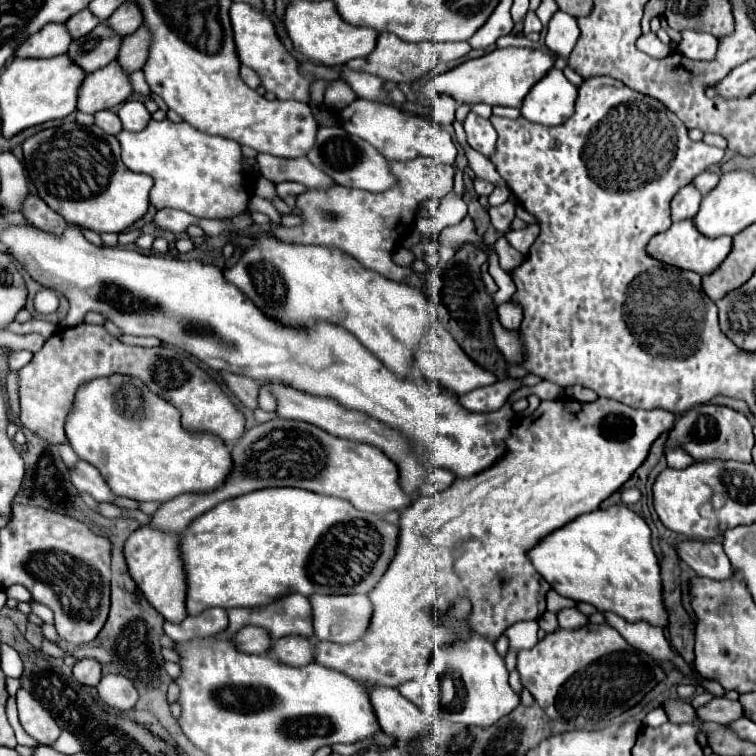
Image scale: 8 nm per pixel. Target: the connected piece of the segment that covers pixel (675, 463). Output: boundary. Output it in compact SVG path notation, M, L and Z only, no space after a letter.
M667 450L665 452L665 456L667 456L667 464L669 464L669 468L689 468L691 464L693 464L693 458L691 456L687 456L683 450Z

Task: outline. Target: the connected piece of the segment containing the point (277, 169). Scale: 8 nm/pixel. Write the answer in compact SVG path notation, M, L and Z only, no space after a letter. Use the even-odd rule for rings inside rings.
M257 154L259 170L271 182L301 182L307 188L325 188L331 186L333 180L313 166L305 156L301 158L277 158L271 154Z

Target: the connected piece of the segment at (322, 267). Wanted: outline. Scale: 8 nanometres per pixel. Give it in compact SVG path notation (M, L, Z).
M261 238L259 244L247 248L237 266L225 270L225 278L233 282L243 294L247 294L267 316L287 324L307 324L313 320L327 320L349 330L359 342L365 344L389 370L395 374L409 374L413 350L419 344L425 328L435 322L429 314L427 298L417 288L383 278L377 272L365 270L349 254L327 246L299 246Z

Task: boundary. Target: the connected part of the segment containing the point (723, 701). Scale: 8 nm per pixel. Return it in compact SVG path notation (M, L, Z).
M713 698L705 706L697 708L697 716L707 722L721 722L721 724L731 724L737 718L743 716L743 706L739 700L729 700L729 698Z

